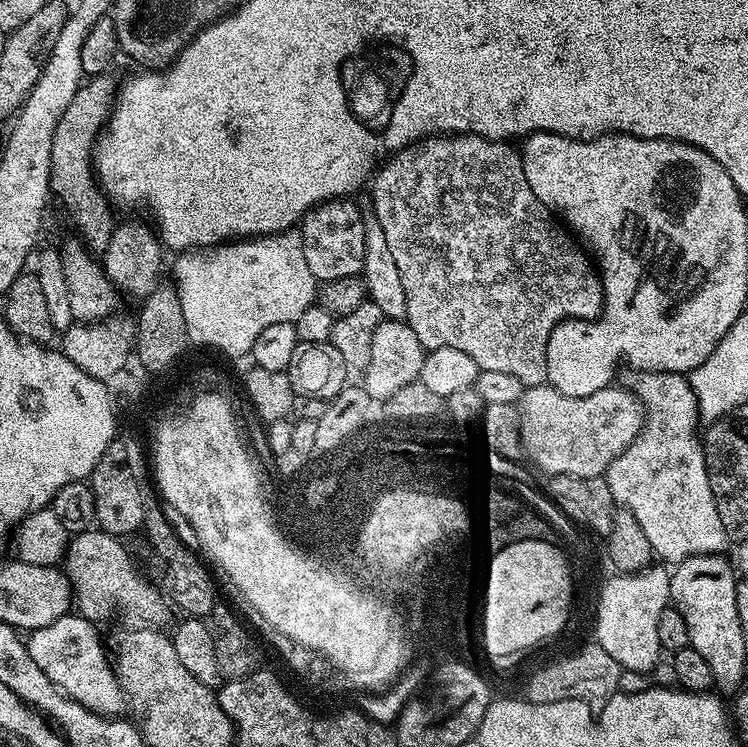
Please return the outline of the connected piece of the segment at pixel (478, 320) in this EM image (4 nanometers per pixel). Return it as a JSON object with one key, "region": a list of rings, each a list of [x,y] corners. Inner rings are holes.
{"region":[[[445,134],[429,138],[415,145],[414,150],[404,150],[393,155],[396,157],[371,177],[373,208],[371,211],[386,234],[391,257],[394,258],[399,277],[402,278],[402,289],[406,298],[406,323],[410,326],[410,330],[414,330],[414,334],[418,334],[418,342],[422,342],[424,349],[462,350],[462,354],[470,354],[470,358],[474,358],[480,372],[498,370],[502,374],[518,378],[525,386],[535,386],[547,381],[548,378],[546,342],[550,342],[554,326],[562,320],[585,319],[584,303],[588,300],[588,283],[591,280],[593,283],[594,280],[594,264],[589,253],[567,231],[560,232],[561,225],[557,217],[540,201],[538,194],[530,190],[530,182],[526,182],[526,170],[522,166],[520,153],[512,147],[511,143],[503,140],[488,140],[485,136],[467,134]]]}

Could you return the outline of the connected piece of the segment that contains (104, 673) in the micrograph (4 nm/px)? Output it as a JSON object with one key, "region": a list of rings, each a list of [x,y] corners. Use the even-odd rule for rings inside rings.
{"region":[[[69,614],[42,626],[27,637],[30,658],[38,662],[42,674],[46,674],[59,686],[60,691],[72,700],[77,700],[90,711],[100,716],[116,718],[125,711],[126,701],[120,677],[116,675],[113,661],[104,653],[97,625],[79,614]],[[121,711],[121,712],[120,712]]]}

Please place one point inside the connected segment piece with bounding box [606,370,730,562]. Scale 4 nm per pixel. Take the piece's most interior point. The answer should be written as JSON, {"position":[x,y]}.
{"position":[661,478]}

